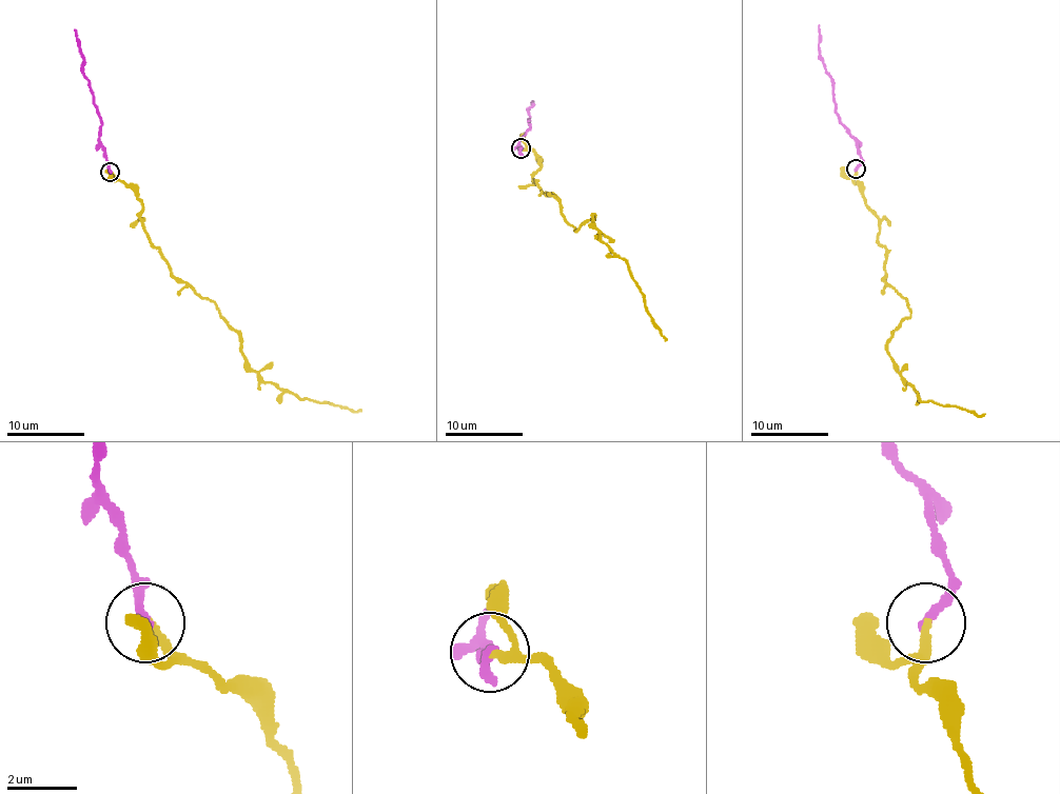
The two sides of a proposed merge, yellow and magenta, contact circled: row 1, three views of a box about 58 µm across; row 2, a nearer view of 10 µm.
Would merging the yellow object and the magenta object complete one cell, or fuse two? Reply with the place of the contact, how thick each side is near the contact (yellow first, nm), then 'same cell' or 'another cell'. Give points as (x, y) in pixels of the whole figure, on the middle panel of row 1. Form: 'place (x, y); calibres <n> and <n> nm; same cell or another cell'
place (521, 149); calibres 220 and 280 nm; same cell

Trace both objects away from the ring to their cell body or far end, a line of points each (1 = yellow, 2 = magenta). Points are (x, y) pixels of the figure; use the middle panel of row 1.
1: (521, 149), (538, 159), (533, 181), (555, 196), (575, 231), (594, 215), (667, 340)
2: (521, 149), (519, 153), (518, 142), (528, 131), (531, 101)

